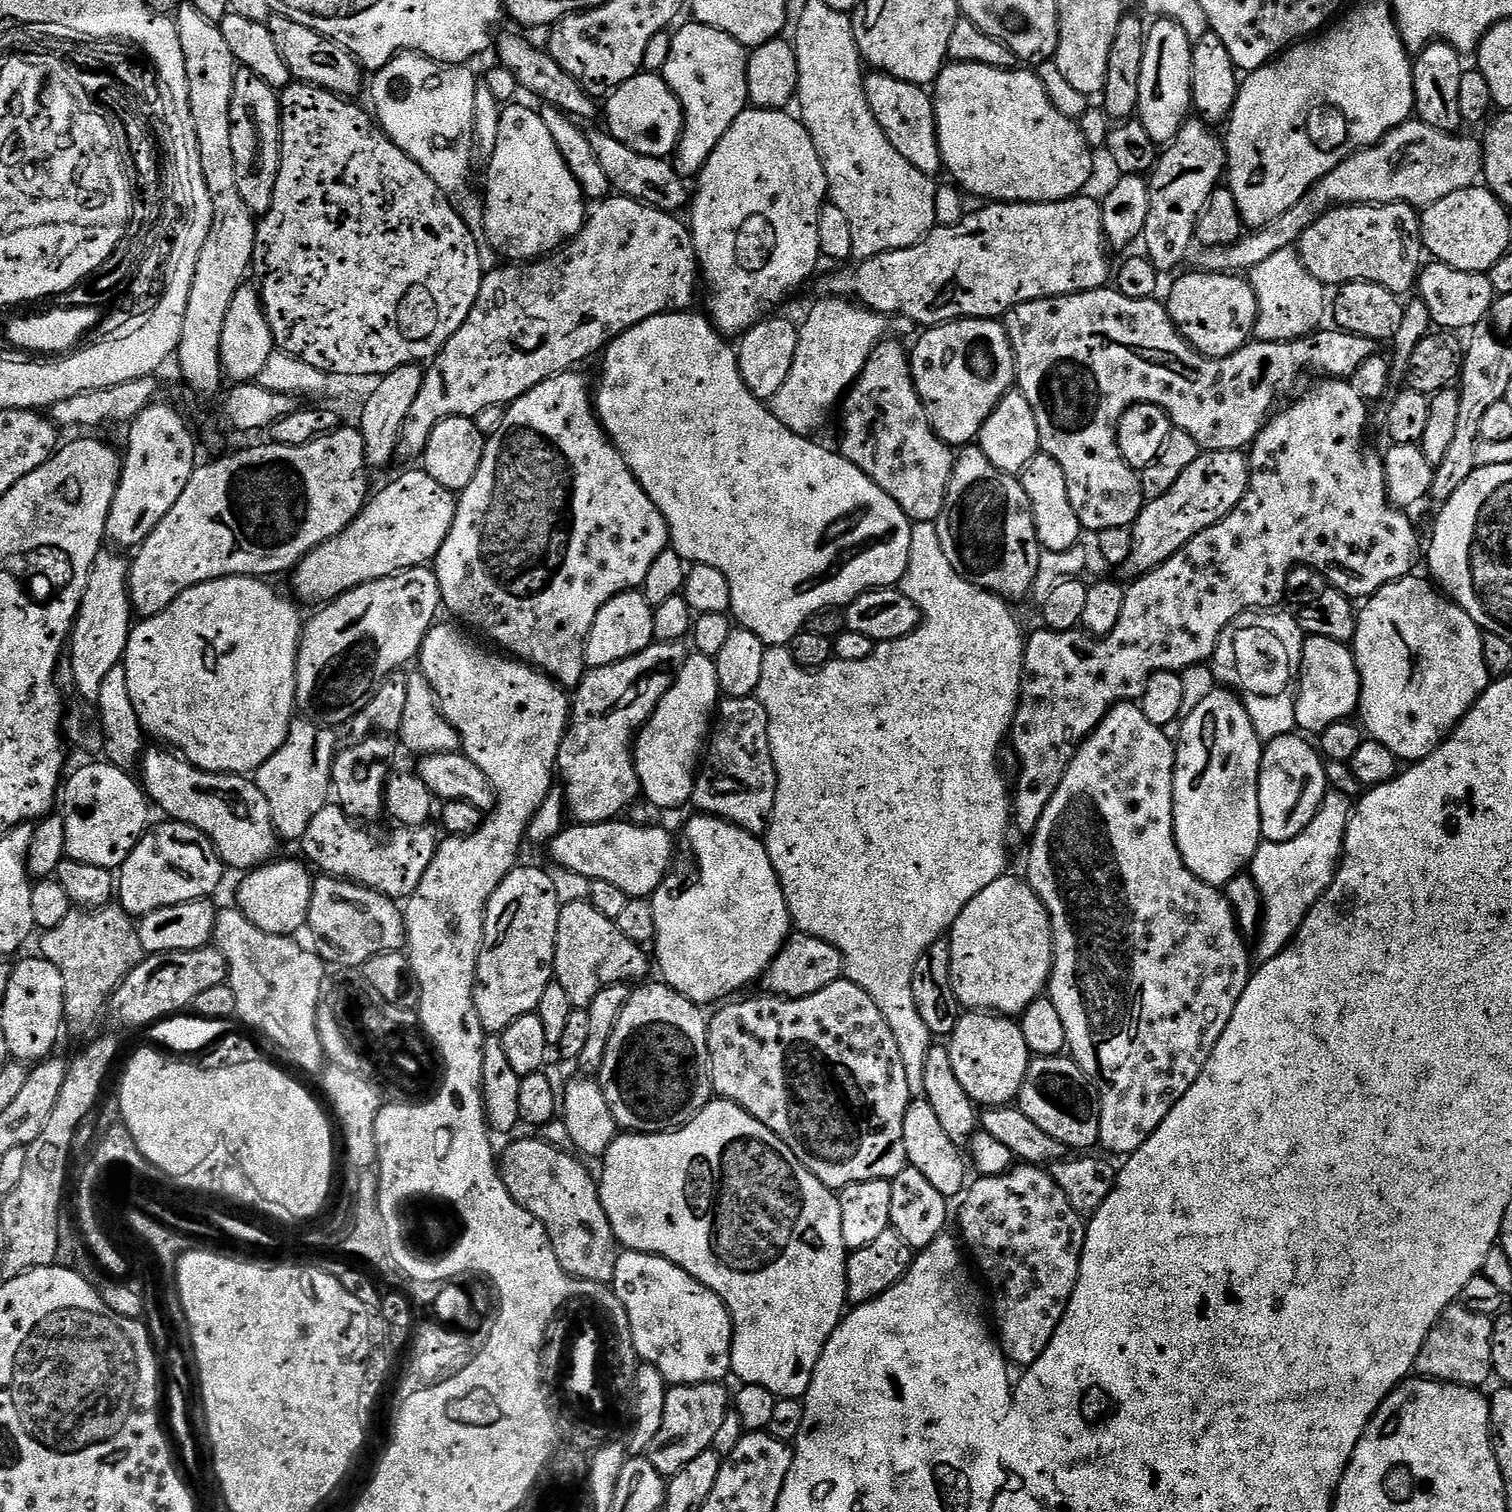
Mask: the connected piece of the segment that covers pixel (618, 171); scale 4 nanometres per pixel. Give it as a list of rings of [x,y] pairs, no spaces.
[[[607,130],[588,132],[590,146],[594,146],[594,154],[606,178],[610,178],[613,189],[621,196],[629,196],[631,200],[640,200],[644,204],[654,206],[663,212],[679,213],[679,208],[687,209],[690,204],[690,188],[685,177],[676,170],[671,159],[662,156],[647,156],[638,154],[638,150],[630,150],[618,138],[614,138]]]

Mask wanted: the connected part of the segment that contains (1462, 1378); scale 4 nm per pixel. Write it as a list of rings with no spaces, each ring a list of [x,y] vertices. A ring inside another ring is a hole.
[[[1457,1302],[1452,1304],[1440,1315],[1438,1322],[1430,1330],[1426,1342],[1416,1359],[1415,1375],[1430,1380],[1441,1380],[1443,1384],[1460,1384],[1463,1388],[1479,1389],[1480,1384],[1493,1379],[1492,1359],[1490,1358],[1490,1334],[1492,1333],[1493,1317],[1474,1314],[1474,1310]]]

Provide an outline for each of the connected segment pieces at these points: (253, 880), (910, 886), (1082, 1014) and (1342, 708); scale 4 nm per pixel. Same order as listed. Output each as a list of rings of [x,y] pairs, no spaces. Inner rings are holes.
[[[299,859],[279,860],[262,864],[247,873],[236,888],[234,904],[246,914],[248,921],[258,926],[258,930],[266,930],[266,934],[275,936],[295,937],[296,931],[303,929],[308,922],[314,876],[309,865]]]
[[[922,522],[921,524],[913,523],[912,533],[910,534],[910,562],[906,574],[898,585],[899,591],[904,593],[906,598],[910,598],[915,604],[920,607],[921,622],[918,627],[912,631],[908,636],[903,636],[897,640],[881,640],[876,645],[876,649],[870,654],[870,658],[862,658],[862,662],[846,662],[845,660],[837,660],[832,658],[828,663],[816,667],[814,669],[805,668],[795,660],[791,647],[788,646],[768,646],[765,647],[764,657],[762,658],[762,682],[756,687],[754,696],[760,701],[760,705],[766,710],[768,715],[768,733],[770,734],[770,750],[774,758],[774,766],[776,767],[776,801],[774,802],[774,810],[772,811],[772,820],[768,824],[768,831],[766,833],[766,843],[768,846],[768,853],[770,854],[770,862],[774,866],[774,870],[780,879],[782,886],[782,894],[786,894],[786,906],[792,915],[792,922],[797,933],[805,936],[813,936],[822,942],[826,942],[830,946],[834,946],[844,956],[844,976],[852,984],[857,984],[862,990],[866,990],[866,994],[870,994],[870,998],[874,998],[874,1002],[878,1006],[878,1010],[882,1010],[882,1018],[886,1018],[886,1026],[890,1026],[890,1030],[894,1030],[894,1039],[898,1041],[898,1050],[902,1054],[902,1067],[906,1070],[906,1082],[910,1086],[910,1094],[914,1098],[923,1097],[924,1087],[922,1086],[922,1077],[924,1066],[926,1063],[926,1054],[930,1054],[934,1043],[932,1032],[926,1026],[926,1022],[922,1022],[922,1018],[918,1014],[918,1010],[914,1006],[914,990],[912,989],[912,979],[914,978],[914,966],[918,966],[918,958],[930,944],[941,938],[947,937],[952,931],[954,922],[958,918],[958,914],[962,914],[962,910],[966,910],[966,906],[972,901],[975,896],[982,894],[982,890],[986,890],[986,886],[990,886],[990,882],[994,882],[998,877],[1005,875],[1009,871],[1008,868],[1008,828],[1010,832],[1010,825],[1014,820],[1014,813],[1012,810],[1013,797],[1010,795],[1010,784],[1004,781],[1004,776],[1000,773],[1000,764],[996,759],[1000,756],[1000,747],[1005,747],[1006,741],[1009,739],[1012,730],[1012,721],[1016,718],[1016,710],[1020,707],[1020,681],[1024,678],[1024,645],[1026,643],[1026,632],[1020,629],[1020,624],[1016,621],[1016,616],[1012,613],[1013,605],[1009,601],[995,596],[992,592],[982,590],[978,586],[974,586],[966,578],[962,578],[962,574],[958,574],[958,570],[954,570],[954,566],[950,566],[950,558],[946,558],[946,550],[942,550],[942,542],[938,538],[938,530],[933,522]]]
[[[1139,703],[1116,704],[1076,751],[1058,790],[1054,790],[1054,798],[1050,798],[1046,810],[1042,810],[1042,818],[1030,837],[1032,849],[1028,852],[1026,879],[1052,918],[1052,976],[1048,979],[1046,996],[1054,1002],[1054,1010],[1058,1010],[1058,1015],[1062,1017],[1062,1026],[1066,1026],[1067,1051],[1071,1059],[1090,1077],[1100,1093],[1099,1147],[1105,1148],[1105,1153],[1134,1153],[1147,1142],[1150,1134],[1154,1134],[1154,1130],[1158,1130],[1166,1114],[1170,1114],[1186,1090],[1194,1086],[1198,1074],[1202,1074],[1254,971],[1254,964],[1248,961],[1250,948],[1244,945],[1246,937],[1236,924],[1230,902],[1219,887],[1196,877],[1179,852],[1175,840],[1175,760],[1176,744],[1165,737],[1162,728],[1154,726],[1154,722],[1146,718]]]
[[[1309,635],[1300,663],[1300,688],[1296,692],[1296,727],[1301,733],[1319,734],[1326,726],[1357,715],[1360,706],[1360,675],[1356,654],[1348,644],[1334,638]]]

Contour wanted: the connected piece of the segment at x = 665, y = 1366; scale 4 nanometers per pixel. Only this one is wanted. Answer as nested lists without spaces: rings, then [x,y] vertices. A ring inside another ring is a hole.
[[[624,1250],[617,1255],[616,1265],[614,1266],[614,1278],[610,1282],[611,1291],[615,1292],[618,1302],[626,1310],[626,1327],[632,1335],[632,1348],[641,1357],[643,1363],[654,1366],[658,1374],[662,1374],[664,1383],[671,1386],[673,1384],[719,1384],[729,1379],[732,1370],[732,1315],[728,1313],[728,1307],[718,1298],[718,1294],[711,1292],[706,1285],[698,1282],[694,1277],[682,1270],[674,1262],[670,1262],[661,1256],[652,1256],[648,1252],[634,1252]]]

